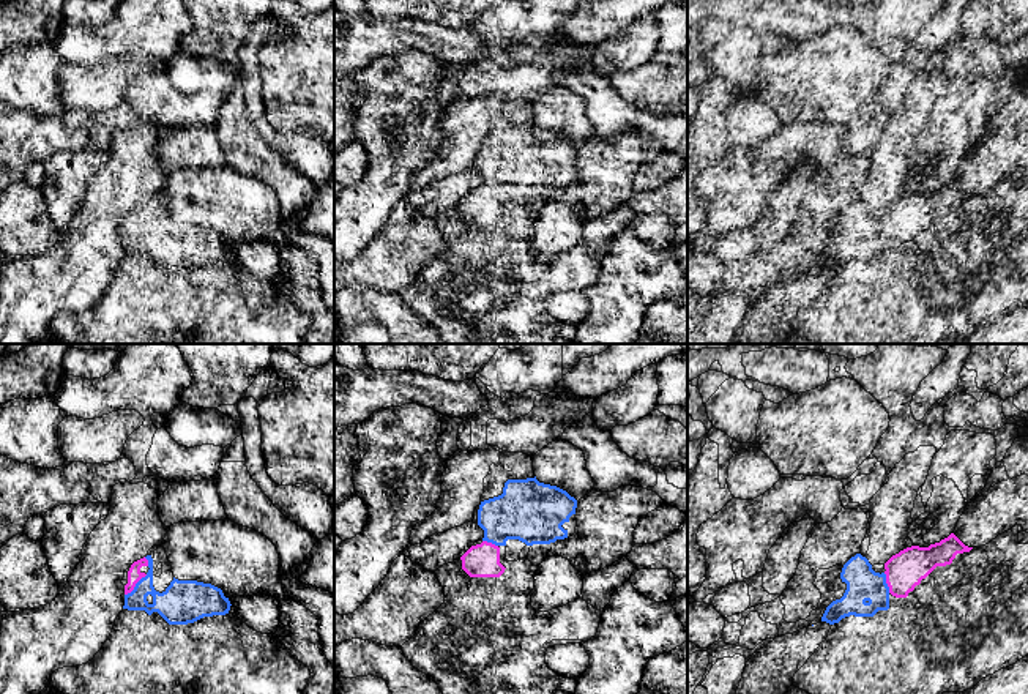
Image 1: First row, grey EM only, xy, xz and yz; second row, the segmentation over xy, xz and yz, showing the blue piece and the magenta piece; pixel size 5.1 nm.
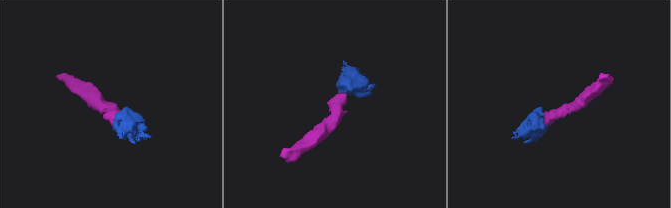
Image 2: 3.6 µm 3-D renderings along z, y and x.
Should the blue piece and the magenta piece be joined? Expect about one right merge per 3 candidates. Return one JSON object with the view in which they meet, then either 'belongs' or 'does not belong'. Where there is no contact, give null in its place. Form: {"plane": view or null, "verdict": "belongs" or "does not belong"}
{"plane": "xy", "verdict": "belongs"}

